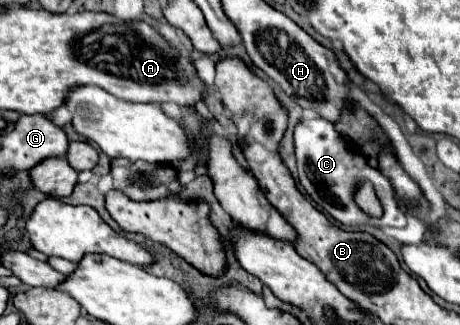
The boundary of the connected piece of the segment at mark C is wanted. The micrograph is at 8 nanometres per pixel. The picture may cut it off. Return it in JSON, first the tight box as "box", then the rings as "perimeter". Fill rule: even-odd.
{"box":[295,117,405,227],"perimeter":[[[313,117],[313,119],[301,119],[295,127],[295,157],[297,157],[297,169],[299,169],[299,183],[303,185],[303,189],[309,193],[309,197],[323,209],[327,211],[335,221],[343,223],[343,225],[373,225],[373,227],[405,227],[405,211],[399,207],[397,203],[397,197],[395,197],[395,191],[389,183],[387,177],[383,177],[377,169],[371,169],[371,165],[367,165],[367,159],[359,153],[355,153],[347,141],[335,131],[333,123],[325,121],[325,119],[319,119],[319,117]],[[363,181],[369,181],[381,201],[381,207],[383,207],[383,215],[381,217],[371,217],[367,213],[363,213],[363,209],[359,209],[355,205],[355,189],[363,183]]]}

